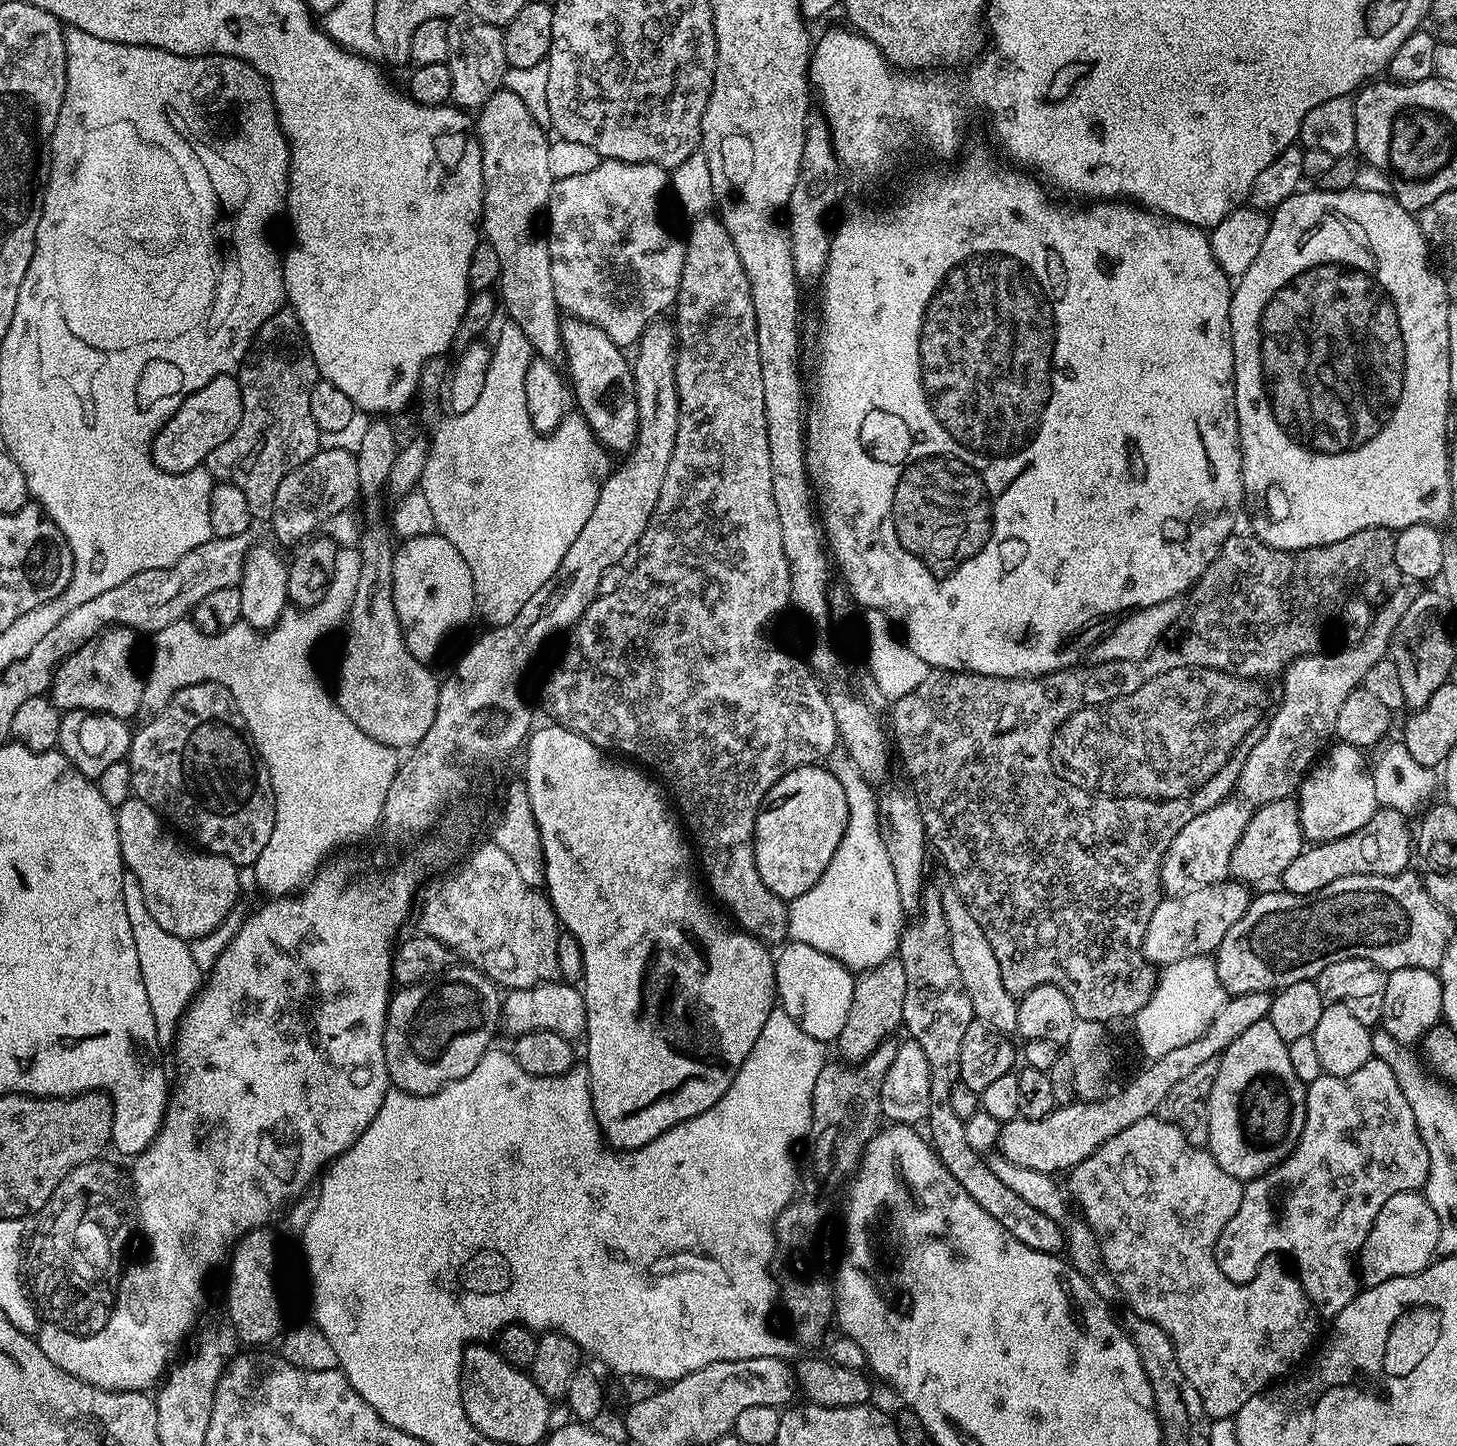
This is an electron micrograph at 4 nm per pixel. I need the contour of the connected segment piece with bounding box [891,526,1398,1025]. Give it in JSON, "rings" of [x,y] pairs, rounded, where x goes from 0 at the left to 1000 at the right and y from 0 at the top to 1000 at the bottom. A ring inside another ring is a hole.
{"rings":[[[940,364],[938,367],[928,368],[927,372],[887,382],[872,379],[861,369],[851,370],[844,371],[836,380],[833,389],[830,389],[829,393],[815,410],[814,417],[810,421],[809,434],[802,438],[801,445],[794,447],[787,456],[750,459],[749,462],[731,461],[727,465],[720,465],[719,467],[677,467],[671,465],[640,462],[636,469],[633,469],[631,474],[625,477],[625,480],[619,480],[619,483],[612,488],[612,506],[614,512],[616,510],[618,513],[616,521],[620,524],[626,538],[625,545],[631,555],[634,574],[637,576],[639,586],[642,591],[643,589],[648,594],[653,605],[653,611],[658,615],[660,624],[663,624],[671,640],[677,643],[682,663],[685,663],[685,668],[688,668],[688,679],[696,689],[704,689],[716,680],[723,680],[729,685],[729,687],[732,687],[732,690],[734,690],[739,705],[750,705],[756,709],[760,709],[760,705],[769,705],[771,703],[779,703],[780,700],[789,693],[795,680],[795,672],[785,663],[785,647],[798,622],[796,598],[803,582],[806,582],[809,574],[811,574],[814,568],[822,566],[822,563],[846,550],[851,541],[857,518],[863,516],[869,508],[874,492],[872,481],[875,474],[876,476],[879,472],[882,462],[887,459],[887,451],[896,454],[907,447],[906,439],[909,437],[909,431],[917,414],[931,400],[948,404],[950,408],[955,407],[960,401],[955,389],[958,372],[956,366],[953,364]]]}

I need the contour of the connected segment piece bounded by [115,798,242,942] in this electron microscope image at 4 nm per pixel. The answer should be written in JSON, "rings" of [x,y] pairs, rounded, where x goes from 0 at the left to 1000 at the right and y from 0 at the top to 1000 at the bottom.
{"rings":[[[89,552],[79,559],[79,563],[86,601],[95,607],[97,621],[100,621],[100,629],[103,629],[106,638],[127,651],[144,646],[153,638],[166,620],[164,600],[154,592],[126,586],[115,575],[116,573],[110,562],[100,557],[100,555]]]}

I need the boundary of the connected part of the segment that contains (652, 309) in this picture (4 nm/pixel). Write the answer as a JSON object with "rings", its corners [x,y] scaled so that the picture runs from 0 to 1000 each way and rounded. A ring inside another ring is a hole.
{"rings":[[[412,110],[408,118],[394,123],[379,125],[375,163],[377,173],[377,192],[380,192],[382,209],[388,216],[416,228],[426,241],[433,241],[445,224],[461,214],[468,195],[470,167],[458,158],[456,135],[460,133],[460,122],[450,113],[433,113]]]}

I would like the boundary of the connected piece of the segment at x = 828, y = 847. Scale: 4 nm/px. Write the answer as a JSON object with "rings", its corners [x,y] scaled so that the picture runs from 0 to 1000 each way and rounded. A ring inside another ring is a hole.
{"rings":[[[554,528],[534,538],[527,547],[526,555],[519,563],[519,598],[520,604],[523,604],[523,610],[526,610],[526,613],[537,624],[543,624],[553,618],[553,615],[564,607],[567,599],[570,599],[570,593],[572,593],[572,588],[575,588],[575,582],[578,582],[581,571],[581,546],[568,530]]]}

